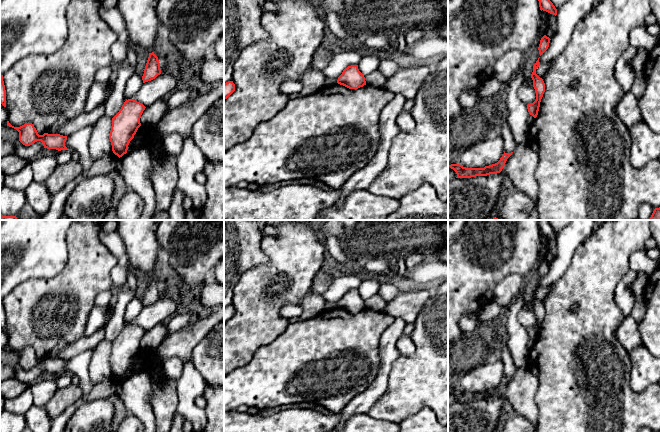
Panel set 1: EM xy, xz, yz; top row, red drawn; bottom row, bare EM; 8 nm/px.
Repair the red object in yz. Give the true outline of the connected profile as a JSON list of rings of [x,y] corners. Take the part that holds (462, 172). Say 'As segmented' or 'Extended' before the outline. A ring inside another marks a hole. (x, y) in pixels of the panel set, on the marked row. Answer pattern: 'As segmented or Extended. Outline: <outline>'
As segmented. Outline: [[[504,152],[504,154],[497,163],[485,166],[484,168],[466,168],[460,164],[451,164],[449,165],[449,167],[456,172],[456,178],[471,178],[476,176],[487,176],[490,174],[497,174],[502,171],[507,159],[512,155],[512,153],[513,152]]]

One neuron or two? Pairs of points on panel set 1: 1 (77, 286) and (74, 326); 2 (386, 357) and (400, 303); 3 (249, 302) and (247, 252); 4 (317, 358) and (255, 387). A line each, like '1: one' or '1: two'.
1: one
2: two
3: two
4: one

